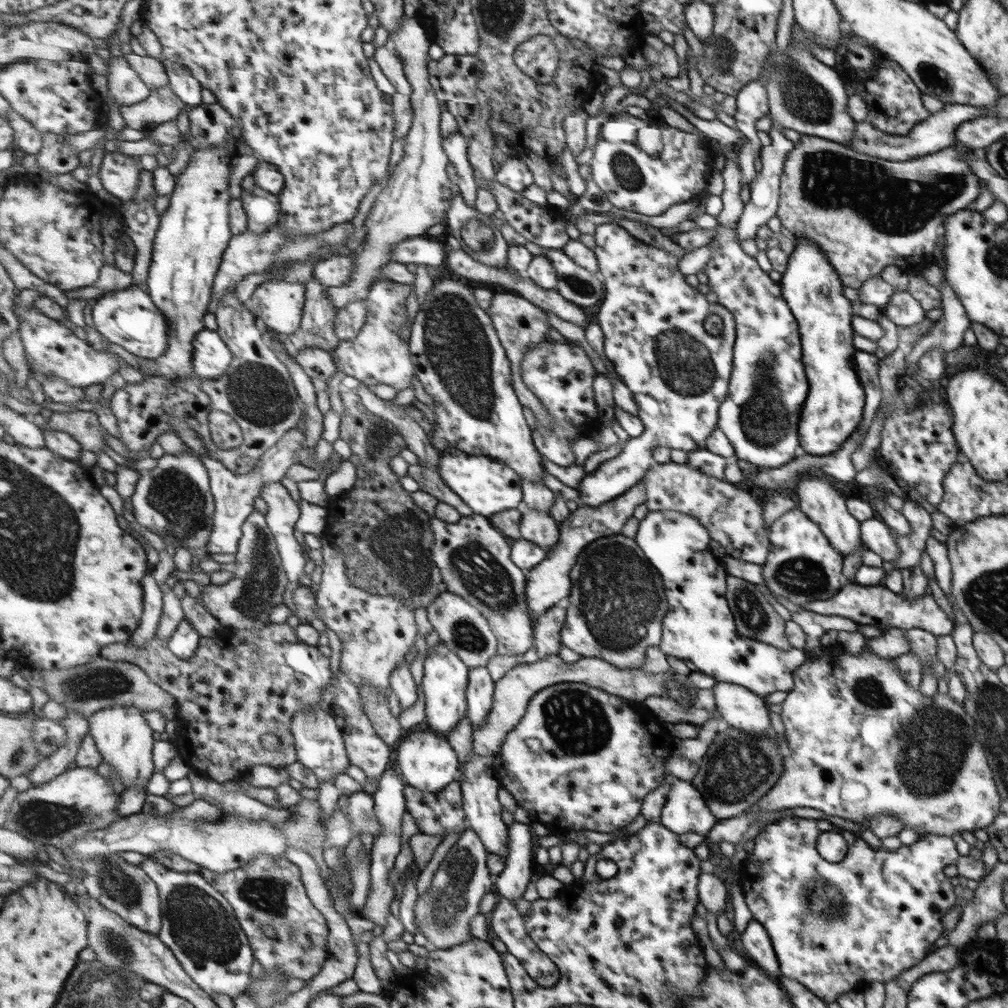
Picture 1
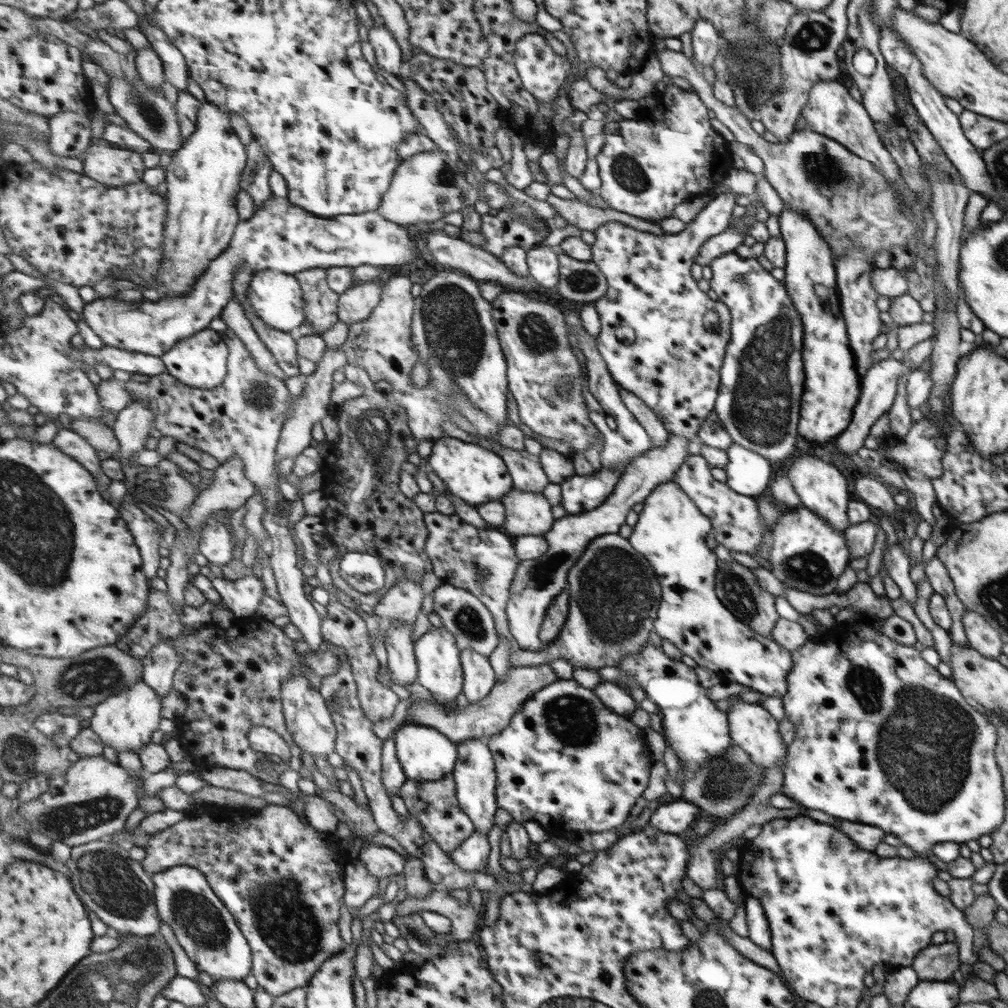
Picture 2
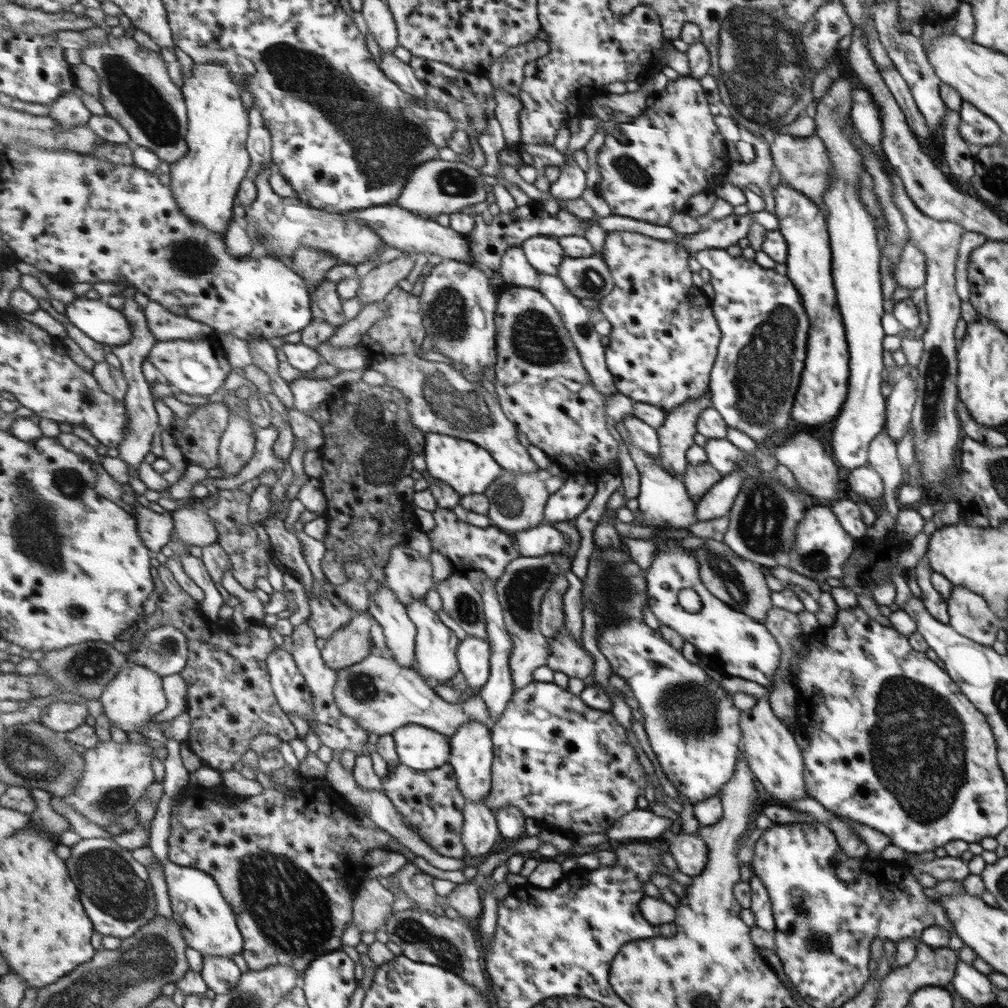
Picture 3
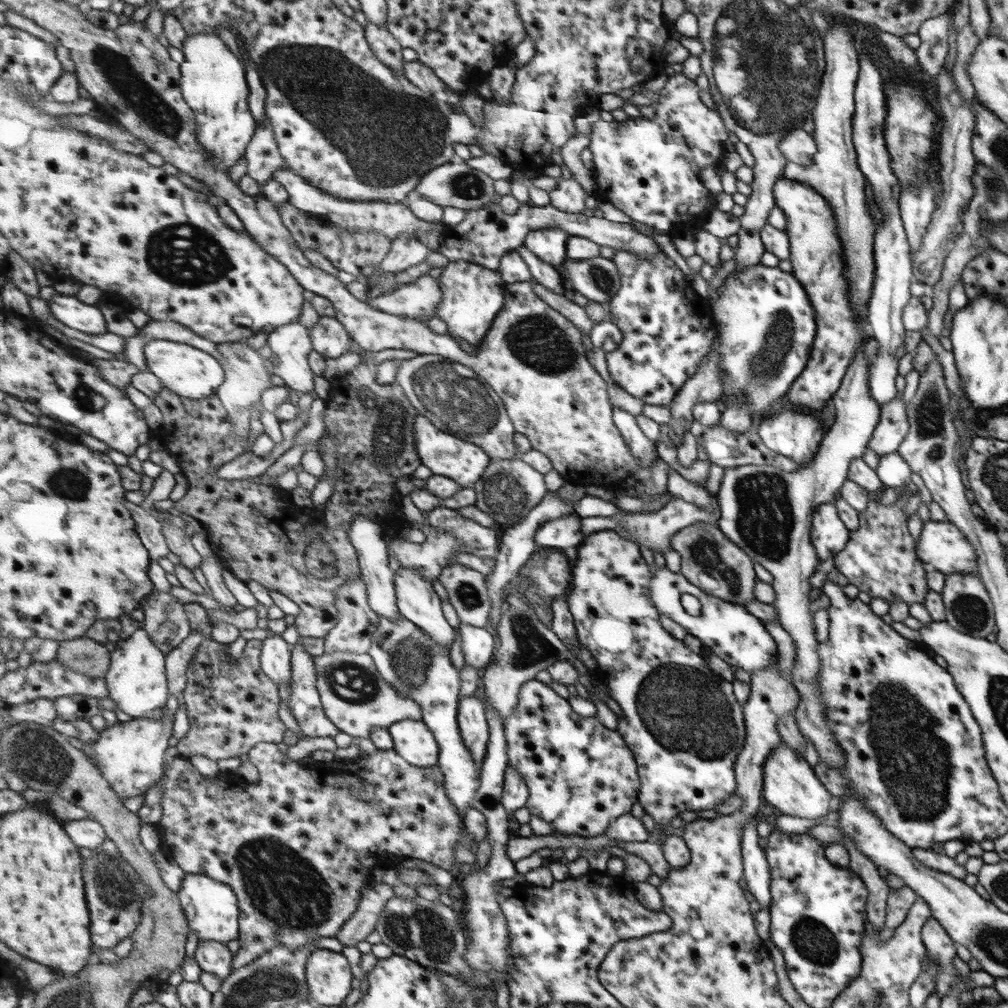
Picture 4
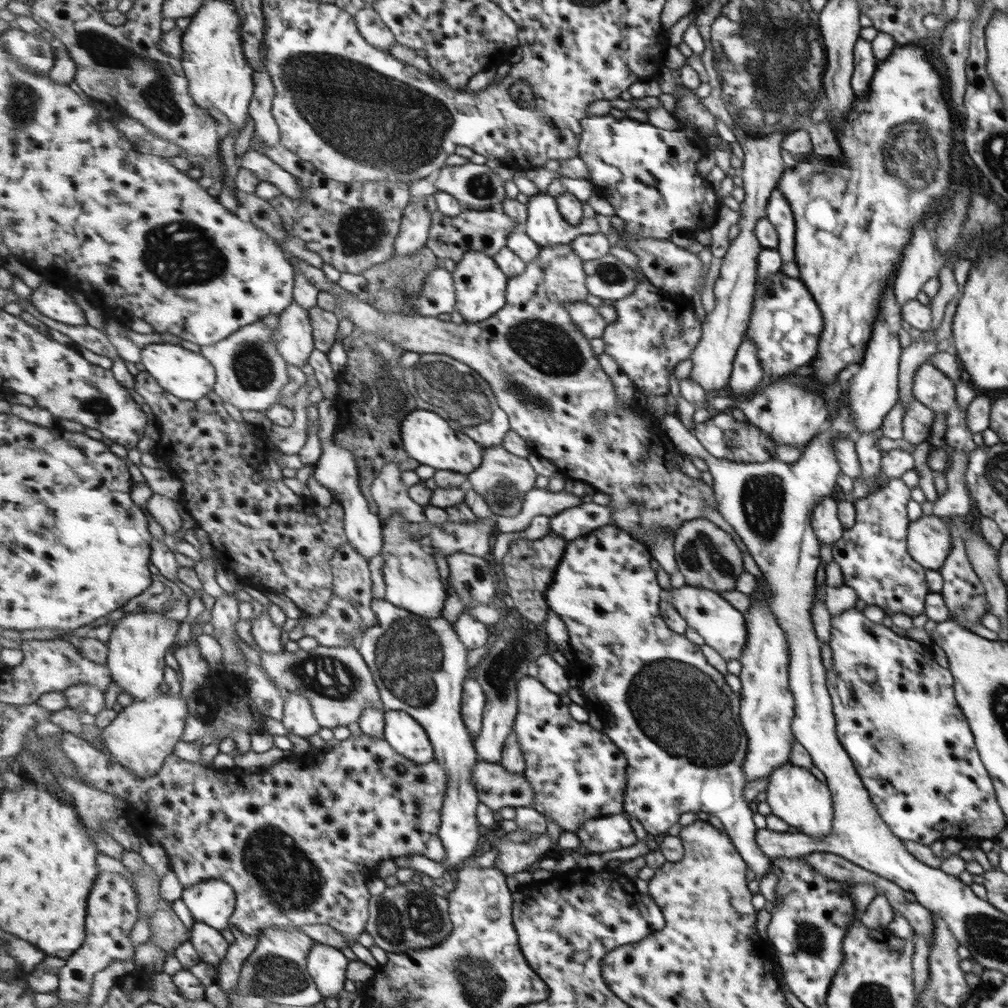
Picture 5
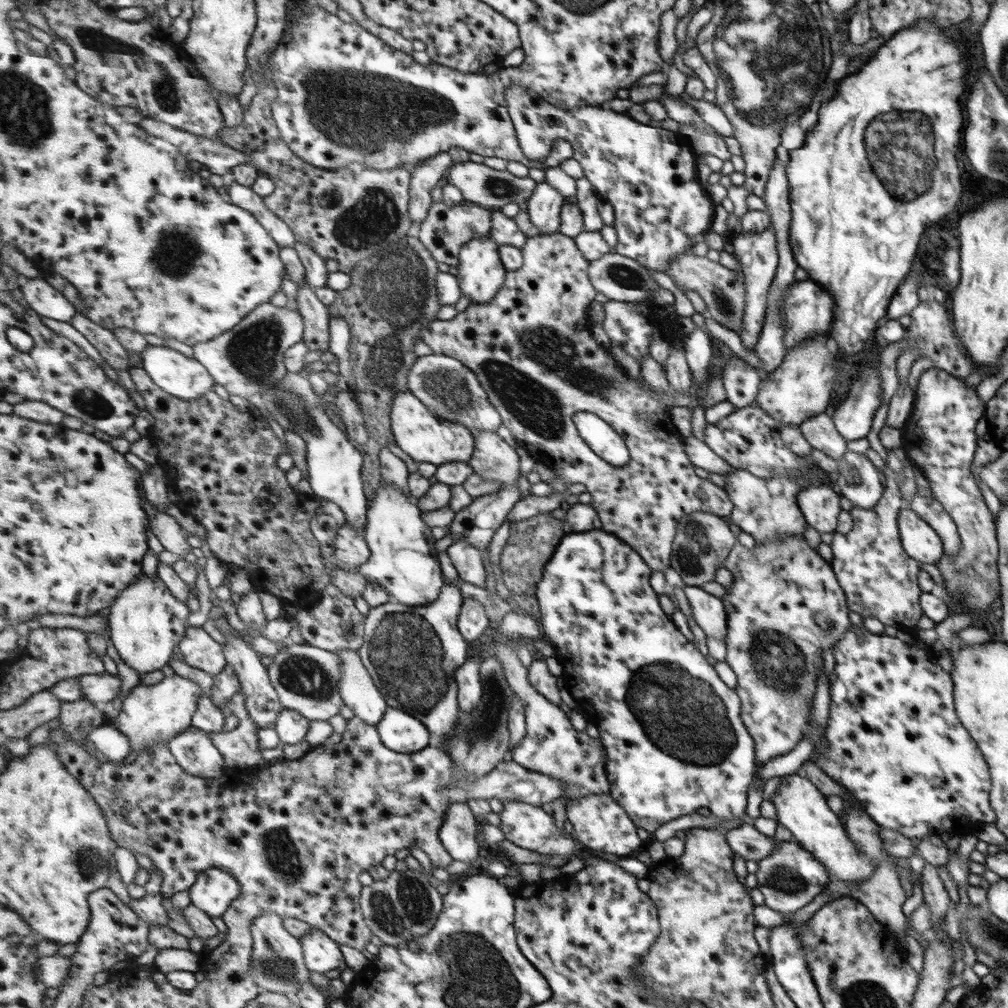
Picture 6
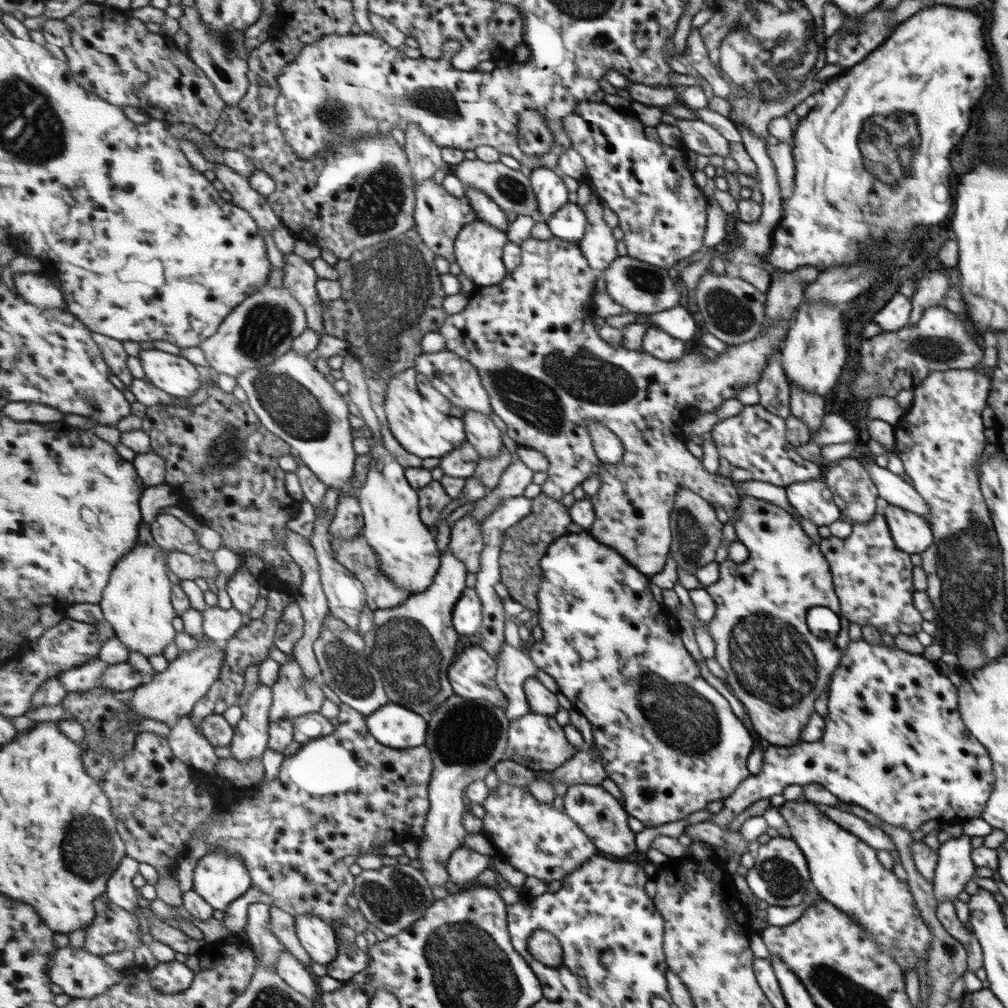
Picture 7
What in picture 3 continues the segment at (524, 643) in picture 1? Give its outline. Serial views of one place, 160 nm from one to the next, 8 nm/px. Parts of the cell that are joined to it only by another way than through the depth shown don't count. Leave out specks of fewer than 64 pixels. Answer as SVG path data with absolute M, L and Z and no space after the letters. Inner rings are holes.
M440 507L433 516L436 525L427 533L431 548L452 561L454 573L469 575L471 580L474 580L475 588L481 592L487 578L491 581L501 580L508 565L522 556L520 551L515 548L511 536L499 527L473 526L470 523L462 522L454 510Z

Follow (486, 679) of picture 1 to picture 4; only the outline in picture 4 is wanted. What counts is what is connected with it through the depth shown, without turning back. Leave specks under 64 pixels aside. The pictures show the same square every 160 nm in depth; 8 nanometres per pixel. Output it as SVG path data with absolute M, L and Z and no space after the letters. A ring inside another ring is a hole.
M460 623L462 654L465 664L474 668L486 668L498 647L497 635L490 627Z

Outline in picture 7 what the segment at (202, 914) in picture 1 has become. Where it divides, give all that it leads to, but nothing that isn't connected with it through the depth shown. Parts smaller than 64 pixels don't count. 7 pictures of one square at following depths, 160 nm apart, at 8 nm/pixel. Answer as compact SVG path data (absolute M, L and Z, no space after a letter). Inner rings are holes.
M216 850L205 855L194 874L194 891L223 913L233 900L253 887L253 878L242 858L234 852Z

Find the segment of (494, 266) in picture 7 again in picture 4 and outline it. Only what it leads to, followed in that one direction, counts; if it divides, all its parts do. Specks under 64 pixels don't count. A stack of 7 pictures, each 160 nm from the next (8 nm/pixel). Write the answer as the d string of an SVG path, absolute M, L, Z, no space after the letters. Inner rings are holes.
M450 261L438 279L444 297L435 315L447 324L447 332L453 338L465 340L473 347L480 346L506 305L506 282L502 274L479 263Z

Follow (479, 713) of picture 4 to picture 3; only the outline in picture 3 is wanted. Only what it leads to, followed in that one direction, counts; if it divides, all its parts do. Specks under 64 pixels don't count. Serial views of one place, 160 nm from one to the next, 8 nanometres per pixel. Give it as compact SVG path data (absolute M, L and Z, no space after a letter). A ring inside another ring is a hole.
M475 721L463 725L452 737L449 738L452 746L452 758L450 765L457 772L458 783L466 800L471 802L483 802L490 794L493 781L494 764L494 739L493 732L486 724Z

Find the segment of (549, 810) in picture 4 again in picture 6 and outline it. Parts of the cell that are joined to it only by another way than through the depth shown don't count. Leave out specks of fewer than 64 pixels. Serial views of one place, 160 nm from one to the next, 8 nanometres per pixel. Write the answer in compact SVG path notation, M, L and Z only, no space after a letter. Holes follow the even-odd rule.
M501 621L498 627L493 628L494 635L488 653L495 655L505 667L506 677L511 688L525 703L527 736L523 742L514 748L509 758L517 761L521 766L533 772L539 772L558 778L566 782L566 791L561 799L568 807L572 798L581 798L594 793L610 794L612 784L608 777L608 750L601 739L591 738L587 732L581 732L573 728L570 715L554 703L544 697L530 681L530 671L522 663L518 655L516 639L509 638L502 632Z

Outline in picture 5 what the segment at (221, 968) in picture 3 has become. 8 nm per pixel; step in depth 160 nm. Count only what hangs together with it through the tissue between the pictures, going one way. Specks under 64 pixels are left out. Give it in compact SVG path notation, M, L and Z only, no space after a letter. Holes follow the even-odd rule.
M194 921L191 933L190 942L195 945L202 964L208 963L218 969L229 951L230 943L225 940L225 936L201 921Z

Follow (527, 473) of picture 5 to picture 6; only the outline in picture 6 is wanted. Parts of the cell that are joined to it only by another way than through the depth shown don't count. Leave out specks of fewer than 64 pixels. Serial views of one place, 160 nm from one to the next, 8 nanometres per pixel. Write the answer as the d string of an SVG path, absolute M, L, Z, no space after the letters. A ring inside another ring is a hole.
M489 430L473 432L475 453L470 464L474 473L487 481L497 481L502 487L515 485L521 476L521 456L499 434Z

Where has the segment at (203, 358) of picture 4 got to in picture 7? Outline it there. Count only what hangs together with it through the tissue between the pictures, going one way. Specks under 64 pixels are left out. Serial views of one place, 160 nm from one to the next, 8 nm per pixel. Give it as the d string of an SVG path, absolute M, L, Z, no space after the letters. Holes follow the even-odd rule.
M153 348L141 350L139 358L146 370L146 379L175 398L189 399L202 387L195 363L183 354Z

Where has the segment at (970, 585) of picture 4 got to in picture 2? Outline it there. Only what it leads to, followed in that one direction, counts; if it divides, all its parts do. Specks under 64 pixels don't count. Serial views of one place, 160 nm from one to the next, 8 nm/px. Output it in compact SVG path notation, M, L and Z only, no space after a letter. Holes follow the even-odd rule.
M966 610L962 625L969 646L987 658L996 659L999 656L1002 642L997 631L984 618L972 610Z

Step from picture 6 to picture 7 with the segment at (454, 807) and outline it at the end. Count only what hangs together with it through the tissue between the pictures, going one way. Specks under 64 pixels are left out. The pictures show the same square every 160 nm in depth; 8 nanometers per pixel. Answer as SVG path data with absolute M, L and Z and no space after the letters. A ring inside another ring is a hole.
M463 843L451 855L447 862L451 882L469 887L477 883L477 878L484 870L492 868L491 857L471 850Z

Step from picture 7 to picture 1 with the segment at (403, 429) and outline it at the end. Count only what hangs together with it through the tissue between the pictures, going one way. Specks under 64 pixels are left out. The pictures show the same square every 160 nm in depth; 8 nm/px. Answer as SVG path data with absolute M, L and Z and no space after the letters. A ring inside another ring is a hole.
M449 447L447 451L439 453L439 470L444 482L467 505L471 506L476 514L491 520L495 517L495 514L523 507L522 476L513 467L509 467L505 462L486 455L463 453L457 447Z

